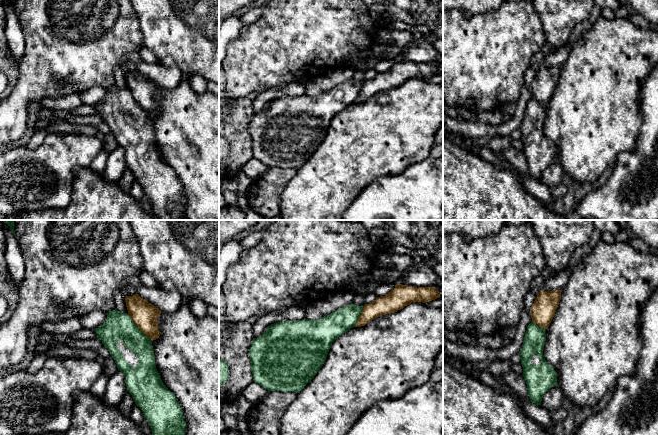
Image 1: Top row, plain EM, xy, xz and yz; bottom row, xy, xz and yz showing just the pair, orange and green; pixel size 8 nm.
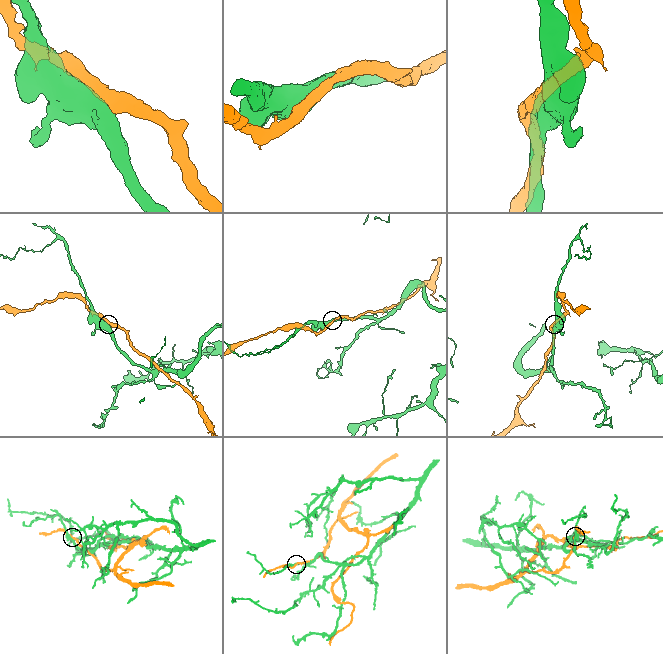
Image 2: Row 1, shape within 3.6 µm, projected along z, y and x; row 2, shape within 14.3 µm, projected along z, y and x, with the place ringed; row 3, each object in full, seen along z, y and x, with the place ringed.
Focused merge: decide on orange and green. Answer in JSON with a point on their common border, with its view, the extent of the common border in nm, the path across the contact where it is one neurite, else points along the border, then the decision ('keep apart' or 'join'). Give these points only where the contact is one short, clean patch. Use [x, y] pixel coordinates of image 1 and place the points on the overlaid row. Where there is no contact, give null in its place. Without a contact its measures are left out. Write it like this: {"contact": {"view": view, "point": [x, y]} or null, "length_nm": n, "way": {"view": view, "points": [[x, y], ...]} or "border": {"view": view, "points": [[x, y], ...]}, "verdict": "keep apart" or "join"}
{"contact": {"view": "xy", "point": [138, 327]}, "length_nm": 280, "verdict": "keep apart"}

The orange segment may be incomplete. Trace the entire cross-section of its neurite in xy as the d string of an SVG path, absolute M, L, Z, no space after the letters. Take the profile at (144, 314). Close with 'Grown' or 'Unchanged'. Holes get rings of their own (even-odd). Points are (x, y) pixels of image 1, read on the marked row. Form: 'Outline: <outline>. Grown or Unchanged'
Outline: M137 293L133 296L125 296L126 307L129 316L136 326L151 340L160 336L157 319L161 310L141 298Z. Unchanged

